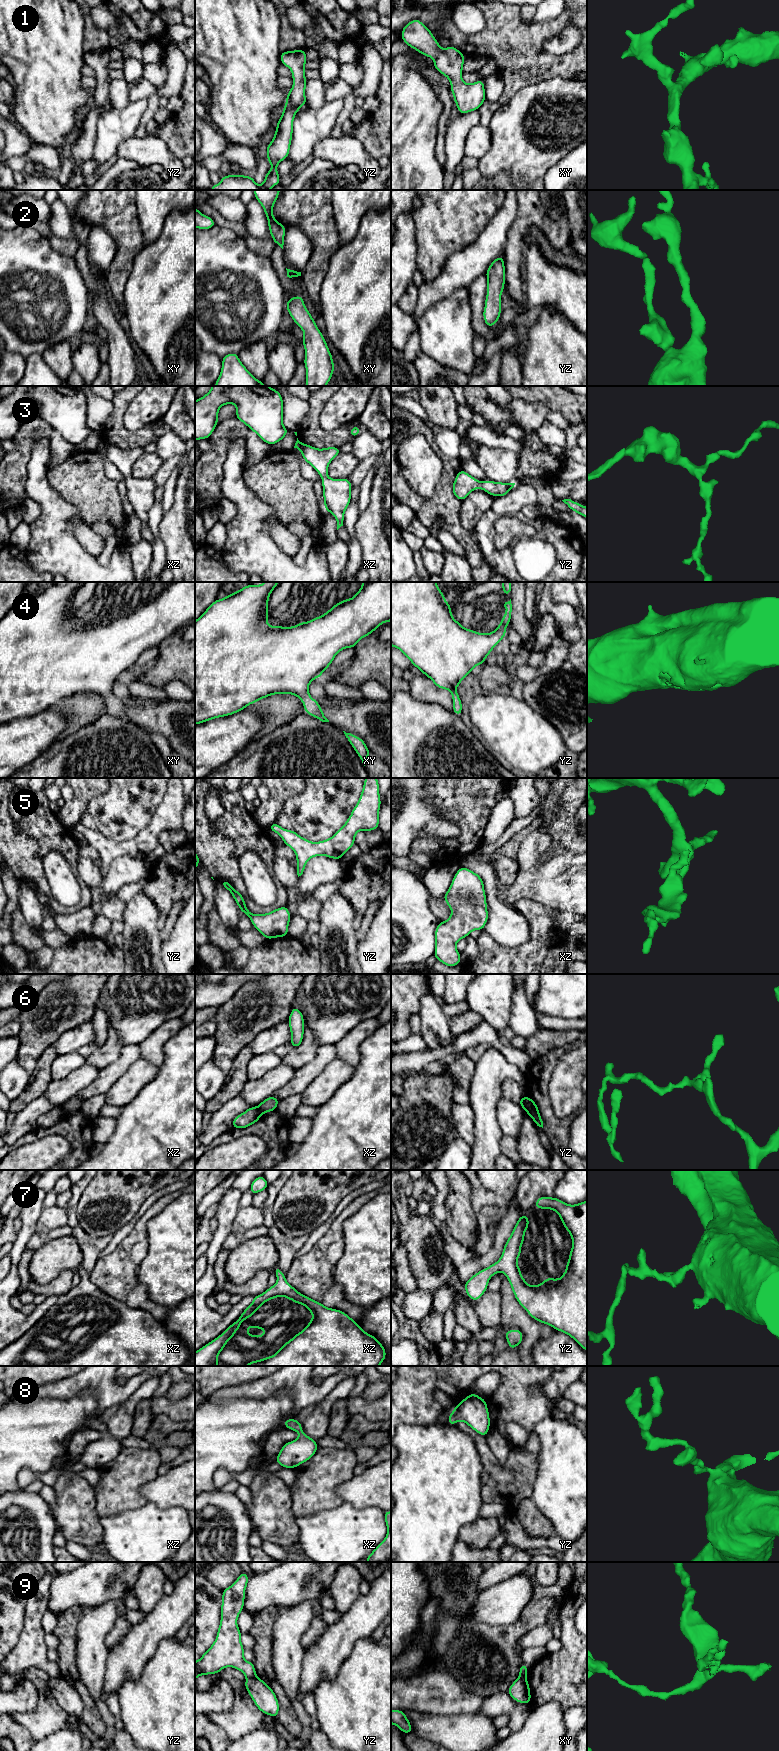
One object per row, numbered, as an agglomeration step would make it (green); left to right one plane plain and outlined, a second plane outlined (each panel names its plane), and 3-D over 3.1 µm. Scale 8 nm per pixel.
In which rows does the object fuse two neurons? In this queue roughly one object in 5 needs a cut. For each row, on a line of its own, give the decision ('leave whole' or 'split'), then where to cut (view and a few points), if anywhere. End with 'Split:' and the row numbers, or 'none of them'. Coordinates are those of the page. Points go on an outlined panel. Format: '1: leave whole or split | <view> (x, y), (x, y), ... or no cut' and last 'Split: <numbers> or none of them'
1: leave whole | no cut
2: leave whole | no cut
3: leave whole | no cut
4: leave whole | no cut
5: leave whole | no cut
6: split | yz (527, 1096), (525, 1109)
7: leave whole | no cut
8: leave whole | no cut
9: split | yz (255, 1675), (247, 1678)
Split: 6, 9

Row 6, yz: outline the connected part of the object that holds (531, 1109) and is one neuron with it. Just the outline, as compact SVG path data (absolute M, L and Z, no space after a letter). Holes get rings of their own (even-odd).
M528 1096L526 1099L525 1111L527 1115L529 1115L533 1119L535 1125L543 1128L543 1121L538 1110L538 1105Z

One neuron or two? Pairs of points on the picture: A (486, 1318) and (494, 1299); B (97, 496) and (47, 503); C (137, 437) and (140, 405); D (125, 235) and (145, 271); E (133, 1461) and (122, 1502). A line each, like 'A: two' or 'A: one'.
A: one
B: two
C: two
D: two
E: one

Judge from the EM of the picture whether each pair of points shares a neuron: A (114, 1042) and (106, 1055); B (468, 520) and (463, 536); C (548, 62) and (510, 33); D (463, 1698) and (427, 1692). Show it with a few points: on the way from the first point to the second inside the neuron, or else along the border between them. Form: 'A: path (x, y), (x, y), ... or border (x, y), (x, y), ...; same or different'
A: path (113, 1045), (109, 1052); same
B: border (459, 506), (460, 523), (473, 533); different
C: path (535, 55), (535, 41), (527, 33), (523, 33); same
D: path (454, 1698), (436, 1692); same

